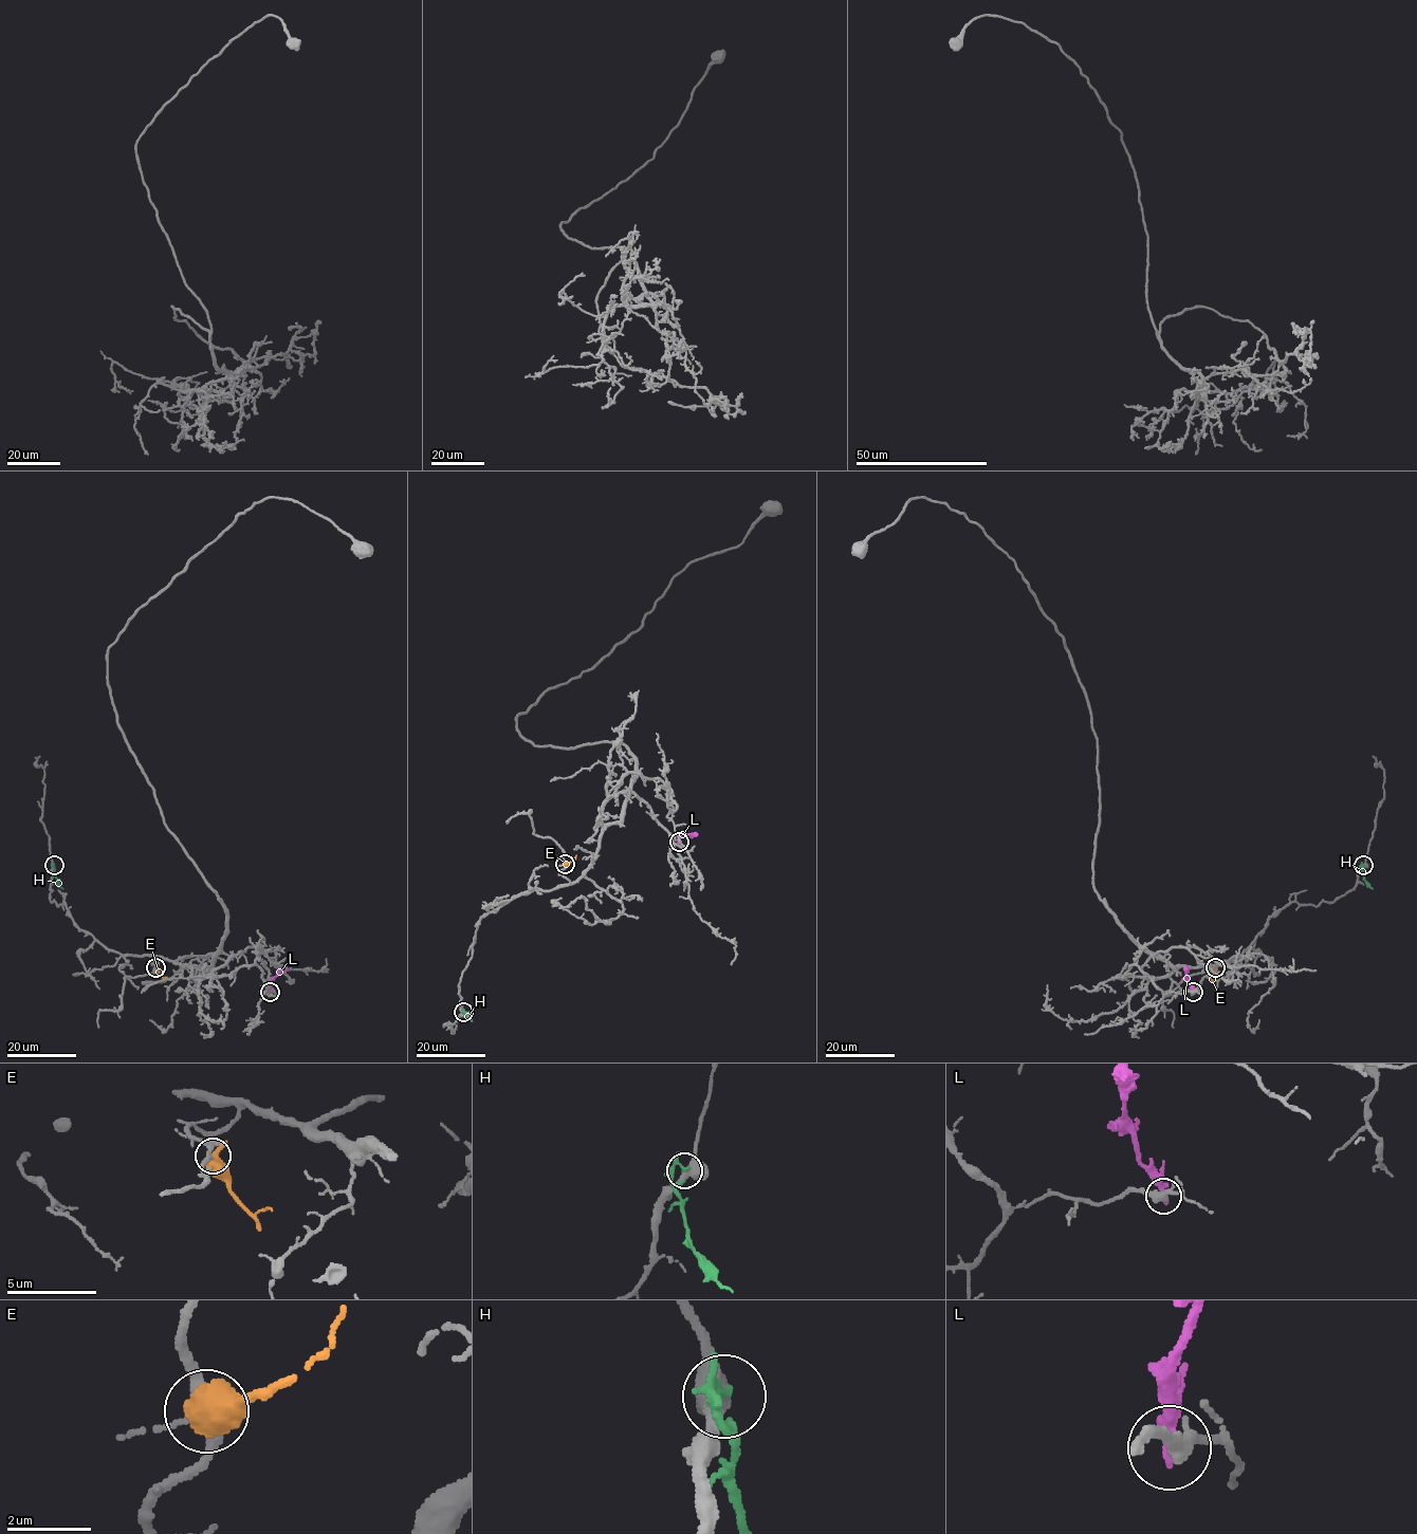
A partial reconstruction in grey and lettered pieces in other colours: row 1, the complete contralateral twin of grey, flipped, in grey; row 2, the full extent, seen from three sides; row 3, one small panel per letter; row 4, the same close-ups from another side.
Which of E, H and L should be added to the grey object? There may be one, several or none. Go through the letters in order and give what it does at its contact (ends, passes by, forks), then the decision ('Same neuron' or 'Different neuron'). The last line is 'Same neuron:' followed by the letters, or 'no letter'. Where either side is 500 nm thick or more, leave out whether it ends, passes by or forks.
E: Different neuron
H: It ends there. Different neuron
L: It ends there. Different neuron
Same neuron: no letter

